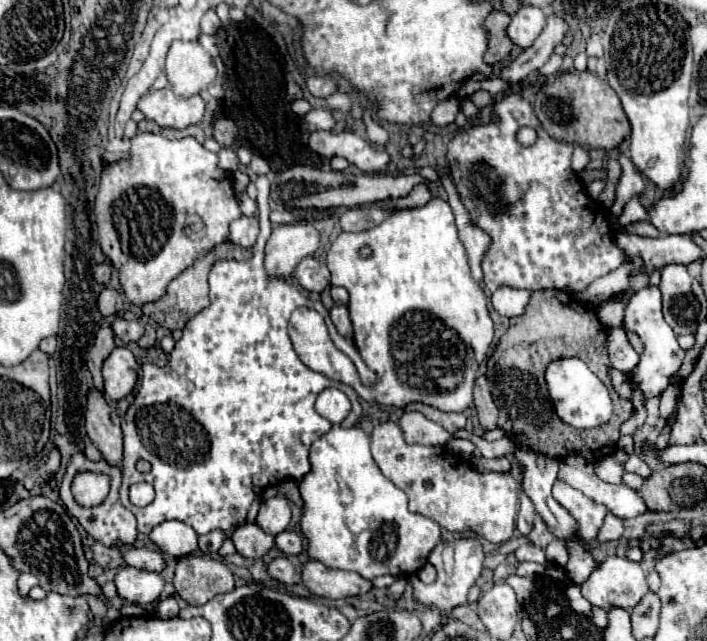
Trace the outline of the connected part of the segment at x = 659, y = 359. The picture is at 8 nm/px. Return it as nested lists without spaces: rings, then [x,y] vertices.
[[[647,285],[627,301],[627,305],[625,305],[625,329],[637,333],[641,337],[641,341],[645,343],[645,351],[641,353],[641,361],[631,375],[631,381],[635,383],[635,387],[639,387],[645,393],[647,399],[661,395],[667,389],[667,385],[671,383],[671,377],[679,371],[683,357],[685,357],[685,351],[679,347],[677,335],[663,319],[659,287]]]

